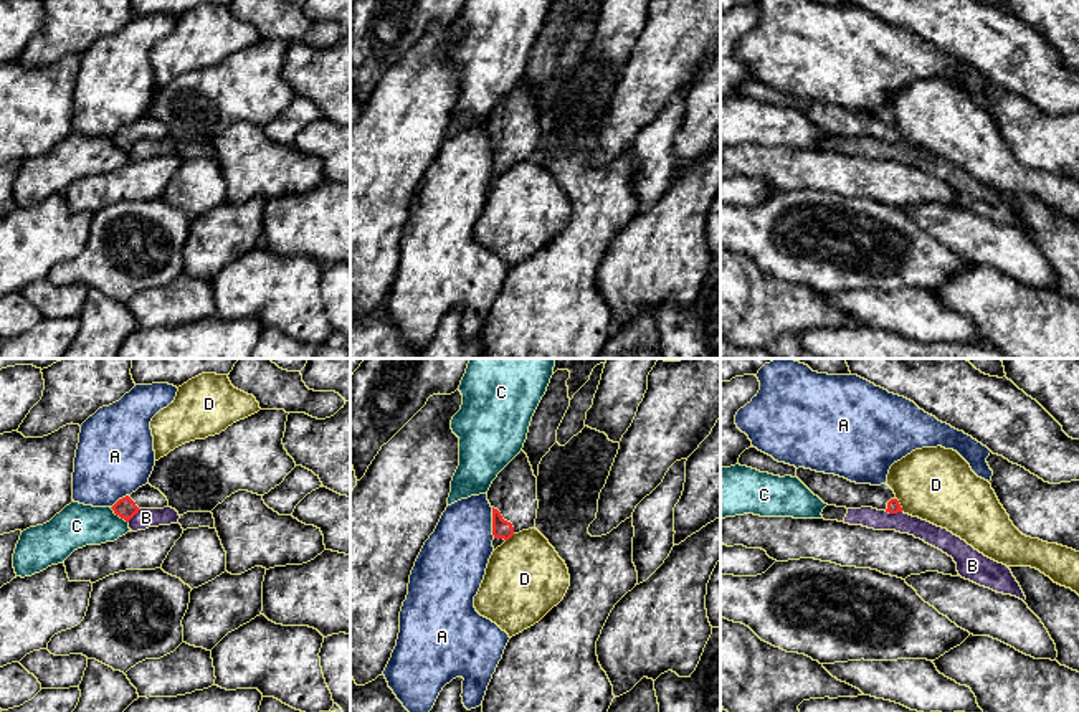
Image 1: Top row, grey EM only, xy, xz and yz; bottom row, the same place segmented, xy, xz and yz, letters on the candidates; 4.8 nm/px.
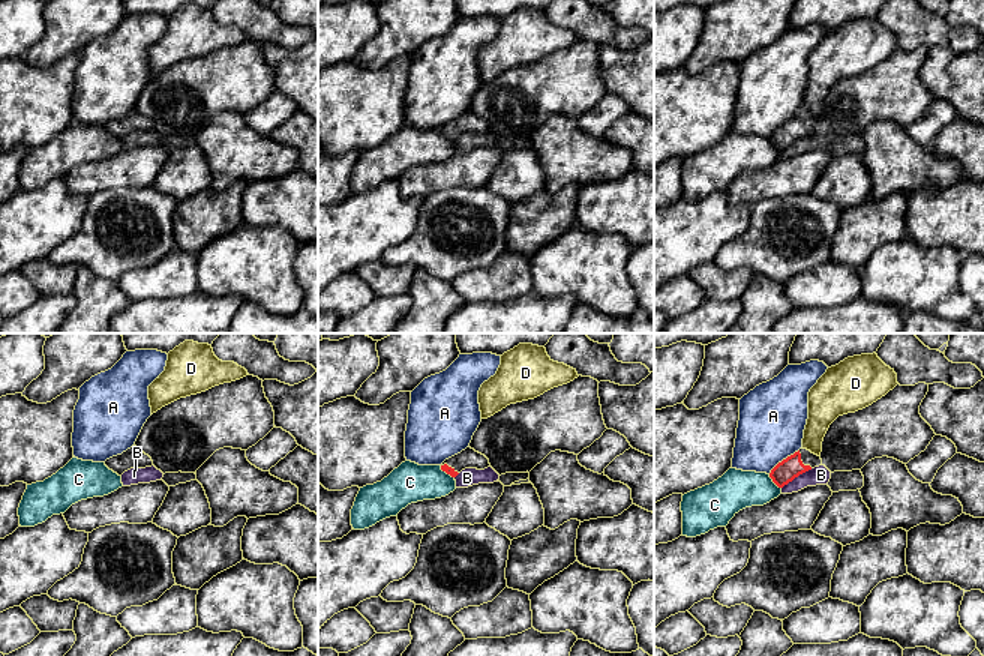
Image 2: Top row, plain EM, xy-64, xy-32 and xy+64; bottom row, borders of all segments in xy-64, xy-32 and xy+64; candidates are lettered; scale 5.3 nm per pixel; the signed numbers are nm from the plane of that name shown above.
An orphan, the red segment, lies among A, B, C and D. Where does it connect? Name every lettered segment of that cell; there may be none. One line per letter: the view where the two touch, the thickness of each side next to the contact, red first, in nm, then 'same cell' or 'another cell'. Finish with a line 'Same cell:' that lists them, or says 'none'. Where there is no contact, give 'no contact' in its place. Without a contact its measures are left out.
A: contact in xz; calibres 100 and 320 nm; another cell
B: contact in yz; calibres 60 and 100 nm; another cell
C: contact in xy; calibres 100 and 220 nm; another cell
D: contact in yz; calibres 60 and 360 nm; another cell
Same cell: none

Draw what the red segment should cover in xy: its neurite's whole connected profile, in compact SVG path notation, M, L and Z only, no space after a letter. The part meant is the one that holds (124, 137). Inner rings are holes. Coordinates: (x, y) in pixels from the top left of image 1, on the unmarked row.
M147 112L131 126L119 129L111 139L116 145L129 152L140 139L164 137L169 137L167 127Z

